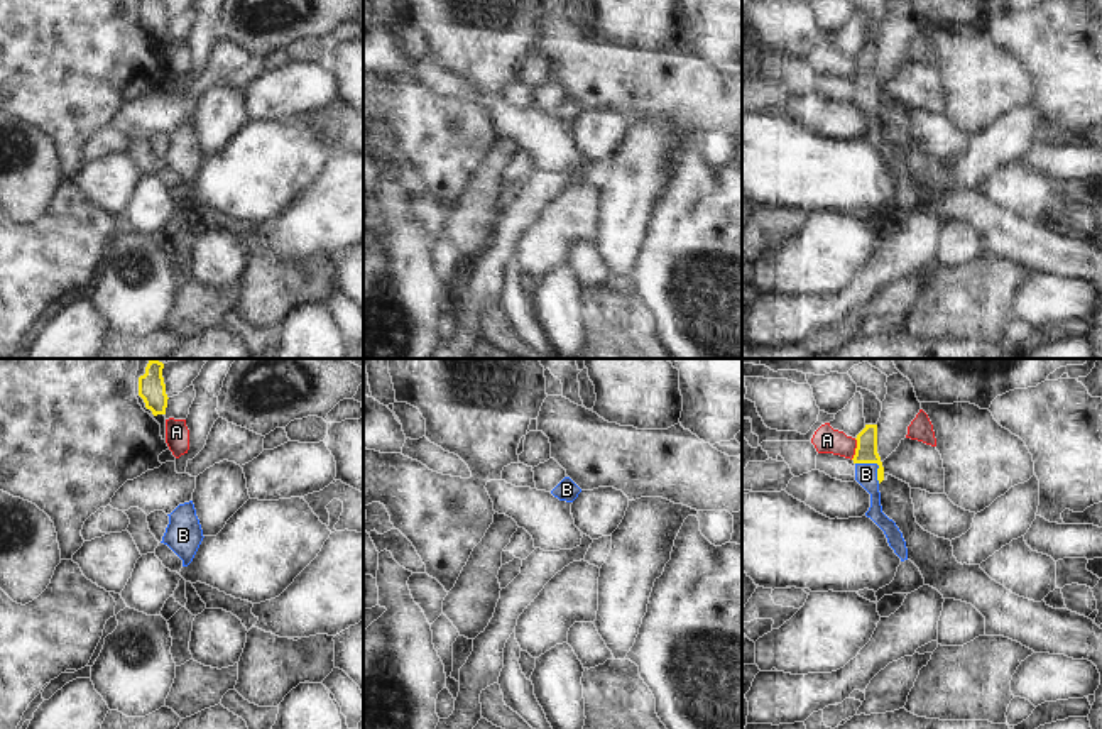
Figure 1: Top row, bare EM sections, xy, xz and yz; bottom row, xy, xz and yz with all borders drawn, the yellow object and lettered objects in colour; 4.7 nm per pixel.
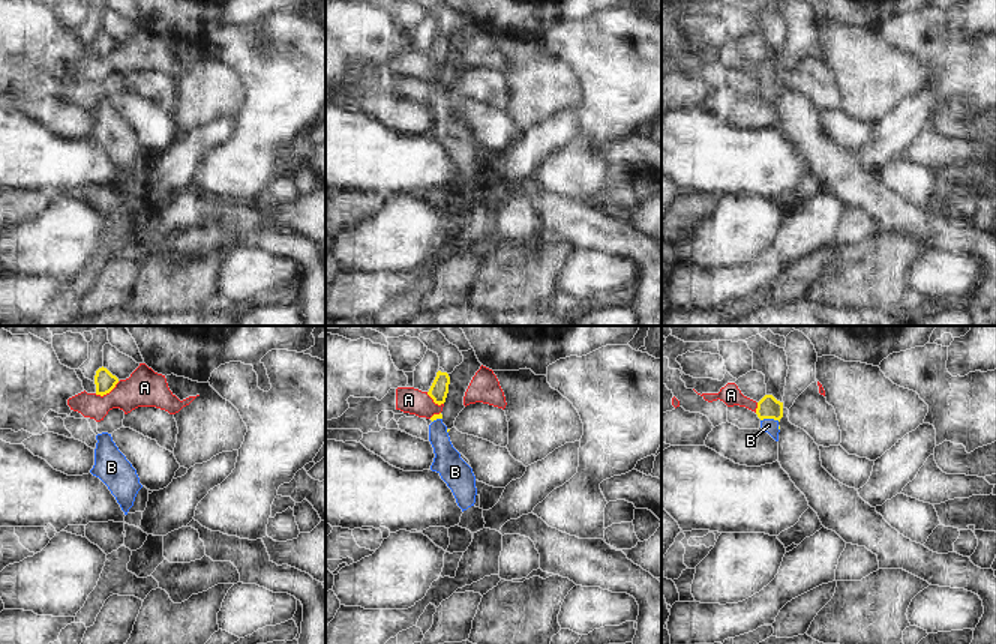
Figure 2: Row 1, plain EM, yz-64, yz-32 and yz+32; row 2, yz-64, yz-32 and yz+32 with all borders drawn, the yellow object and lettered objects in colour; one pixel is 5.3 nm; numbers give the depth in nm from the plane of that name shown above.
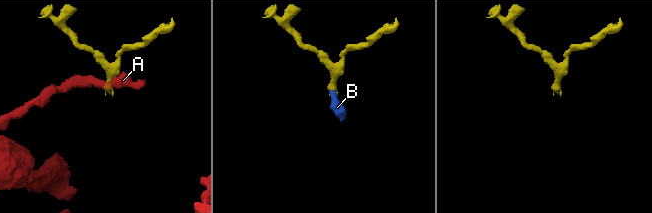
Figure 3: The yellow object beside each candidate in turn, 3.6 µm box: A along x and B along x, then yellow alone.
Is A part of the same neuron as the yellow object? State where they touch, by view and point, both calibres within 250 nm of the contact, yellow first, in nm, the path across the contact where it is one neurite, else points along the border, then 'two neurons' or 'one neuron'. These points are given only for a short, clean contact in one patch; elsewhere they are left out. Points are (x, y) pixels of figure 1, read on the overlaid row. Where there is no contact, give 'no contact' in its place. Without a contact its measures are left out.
contact yz (856, 449); calibres 110 and 130 nm; border yz (856, 438), (856, 454), (851, 459); two neurons

